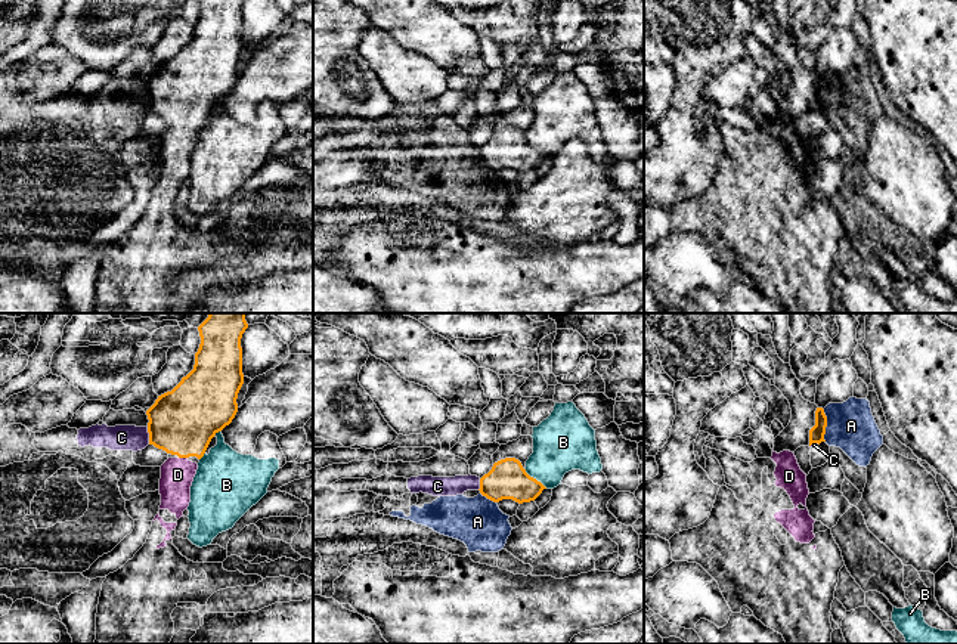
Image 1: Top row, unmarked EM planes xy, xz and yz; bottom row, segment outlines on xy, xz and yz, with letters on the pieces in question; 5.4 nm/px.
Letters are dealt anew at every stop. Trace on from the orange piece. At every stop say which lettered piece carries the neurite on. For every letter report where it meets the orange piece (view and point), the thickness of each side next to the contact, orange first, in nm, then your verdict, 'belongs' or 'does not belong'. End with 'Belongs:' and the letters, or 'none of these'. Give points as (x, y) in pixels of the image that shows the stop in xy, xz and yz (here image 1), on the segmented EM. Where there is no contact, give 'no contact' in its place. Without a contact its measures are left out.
A: meets orange in yz at (826, 426); 80 nm thick on the orange side, 260 nm on the other; does not belong
B: meets orange in xz at (535, 479); 200 nm thick on the orange side, 320 nm on the other; does not belong
C: meets orange in xy at (149, 434); 360 nm thick on the orange side, 140 nm on the other; does not belong
D: meets orange in xy at (183, 457); 360 nm thick on the orange side, 180 nm on the other; belongs
Belongs: D

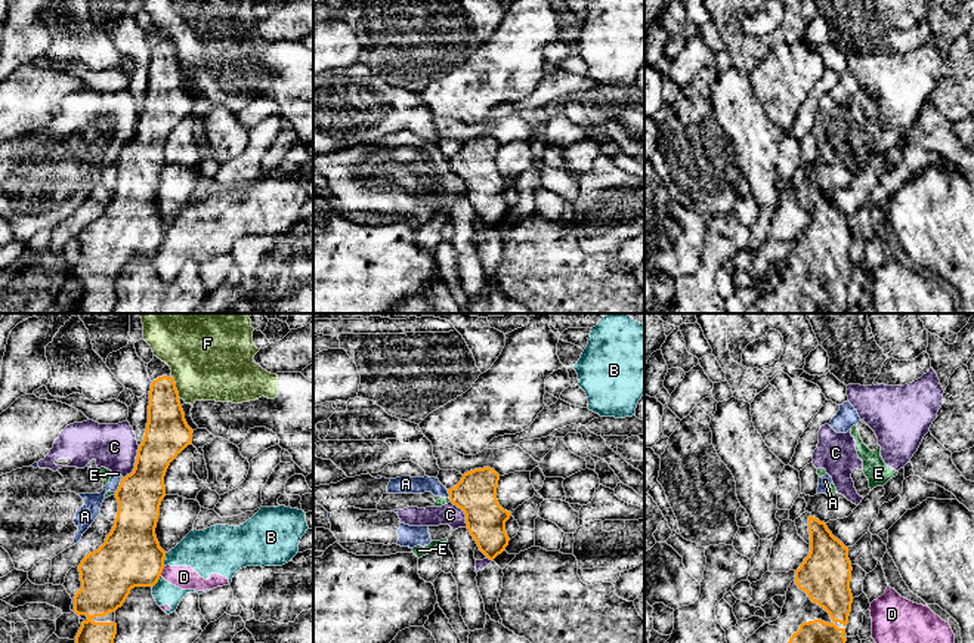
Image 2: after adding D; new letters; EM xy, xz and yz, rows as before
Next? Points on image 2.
A: meets orange in xy at (120, 485); 240 nm thick on the orange side, 100 nm on the other; does not belong
B: meets orange in xy at (164, 558); 320 nm thick on the orange side, 240 nm on the other; does not belong
C: meets orange in xy at (135, 463); 240 nm thick on the orange side, 260 nm on the other; does not belong
D: meets orange in xy at (161, 571); 320 nm thick on the orange side, 130 nm on the other; does not belong
E: meets orange in xz at (450, 498); 220 nm thick on the orange side, 50 nm on the other; does not belong
F: meets orange in xy at (175, 386); 220 nm thick on the orange side, 460 nm on the other; does not belong
Belongs: none of these

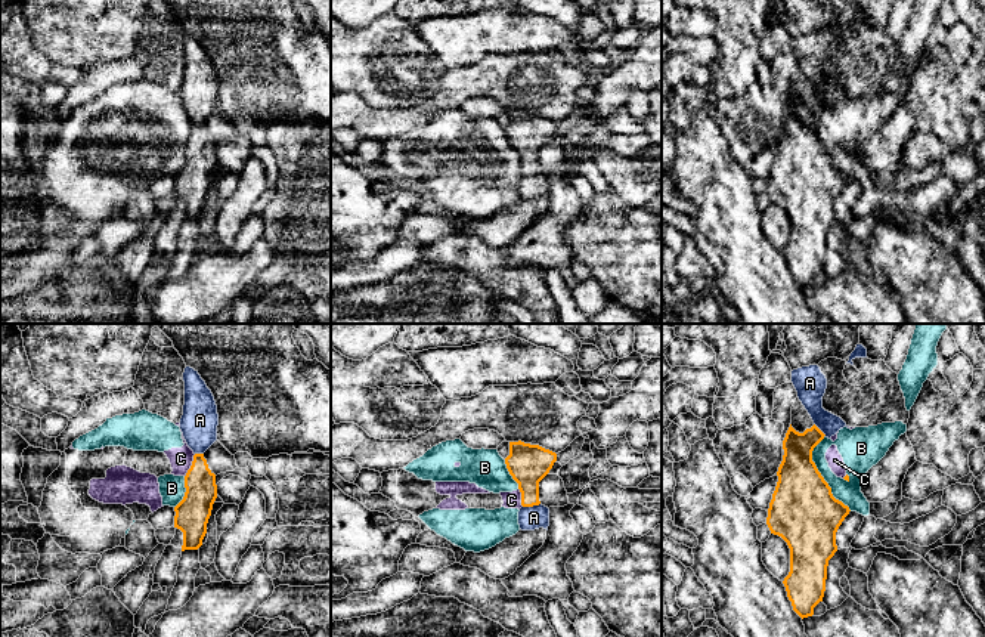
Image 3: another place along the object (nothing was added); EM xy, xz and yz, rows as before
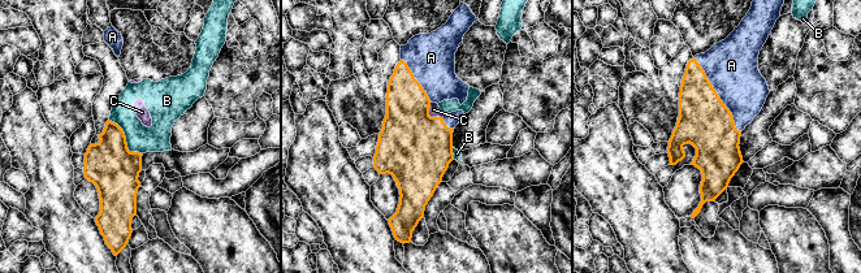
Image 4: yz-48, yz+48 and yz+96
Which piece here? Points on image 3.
A: meets orange in xz at (530, 506); 220 nm thick on the orange side, 130 nm on the other; belongs
B: meets orange in yz at (820, 475); 360 nm thick on the orange side, 200 nm on the other; does not belong
C: meets orange in xy at (191, 466); 180 nm thick on the orange side, 130 nm on the other; does not belong
Belongs: A

